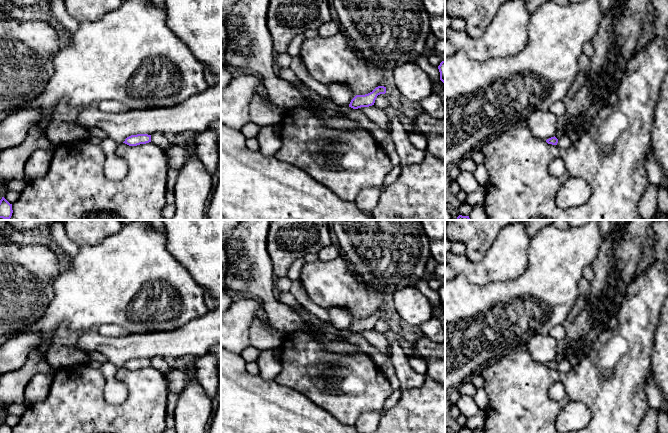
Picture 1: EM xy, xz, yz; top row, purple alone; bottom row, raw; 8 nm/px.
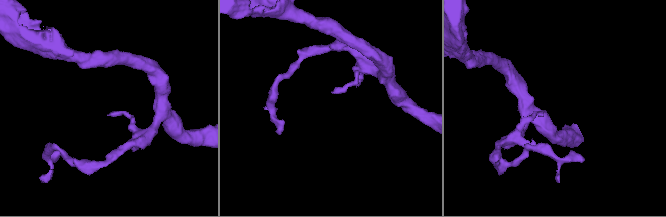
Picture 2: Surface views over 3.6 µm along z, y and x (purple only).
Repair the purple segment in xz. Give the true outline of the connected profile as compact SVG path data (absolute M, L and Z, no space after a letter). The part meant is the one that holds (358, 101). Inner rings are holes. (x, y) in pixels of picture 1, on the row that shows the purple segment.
M378 86L372 92L365 95L356 95L350 102L349 107L358 109L361 107L369 107L374 105L378 95L385 94L386 87Z

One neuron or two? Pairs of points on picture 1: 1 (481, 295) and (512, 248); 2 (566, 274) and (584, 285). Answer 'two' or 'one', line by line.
1: two
2: two

